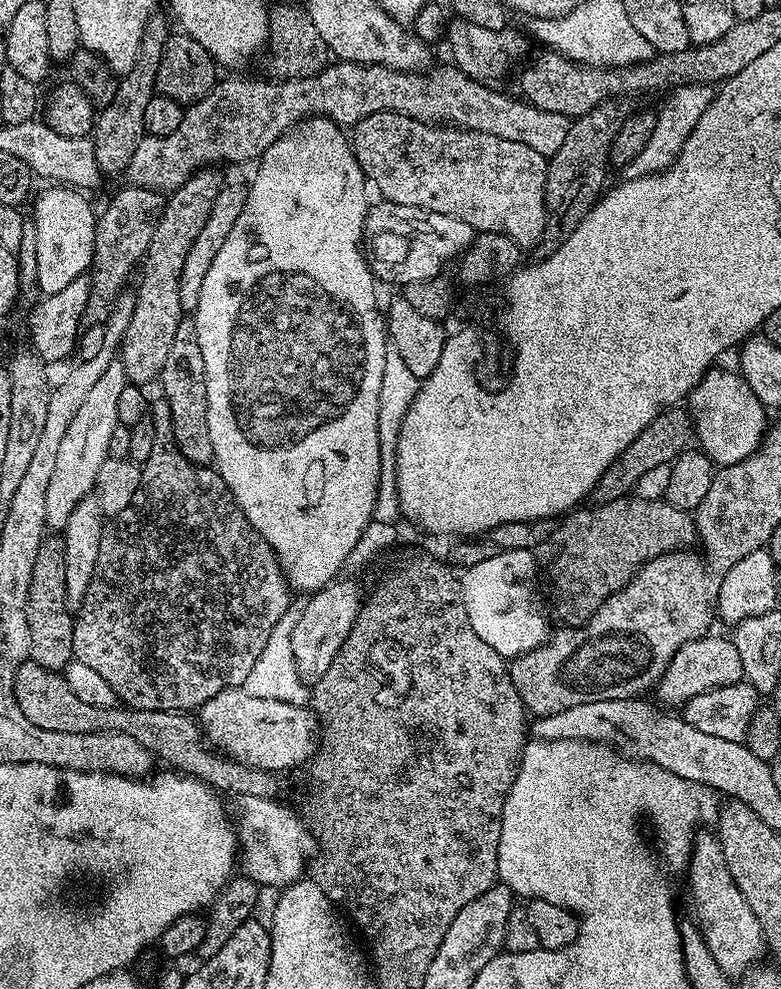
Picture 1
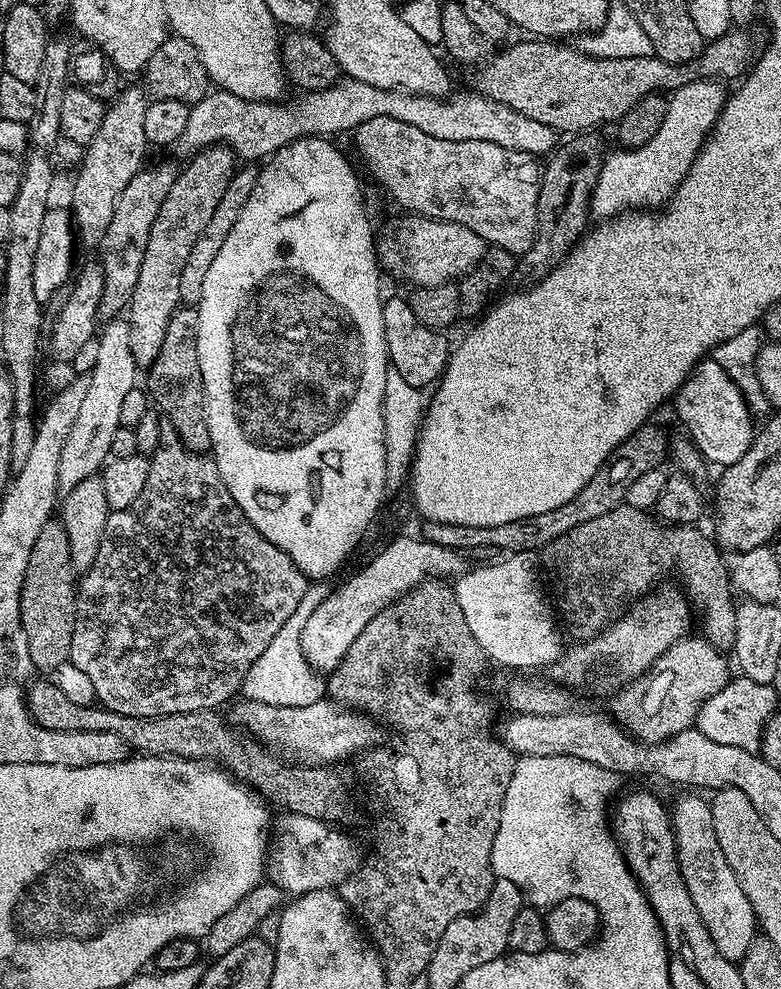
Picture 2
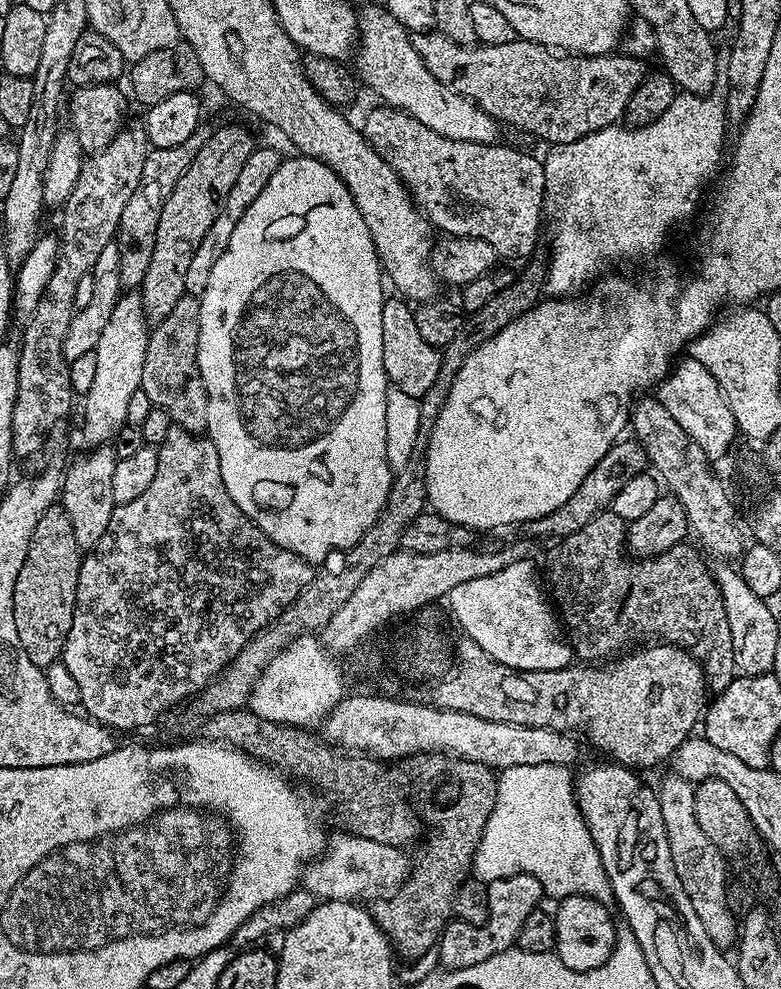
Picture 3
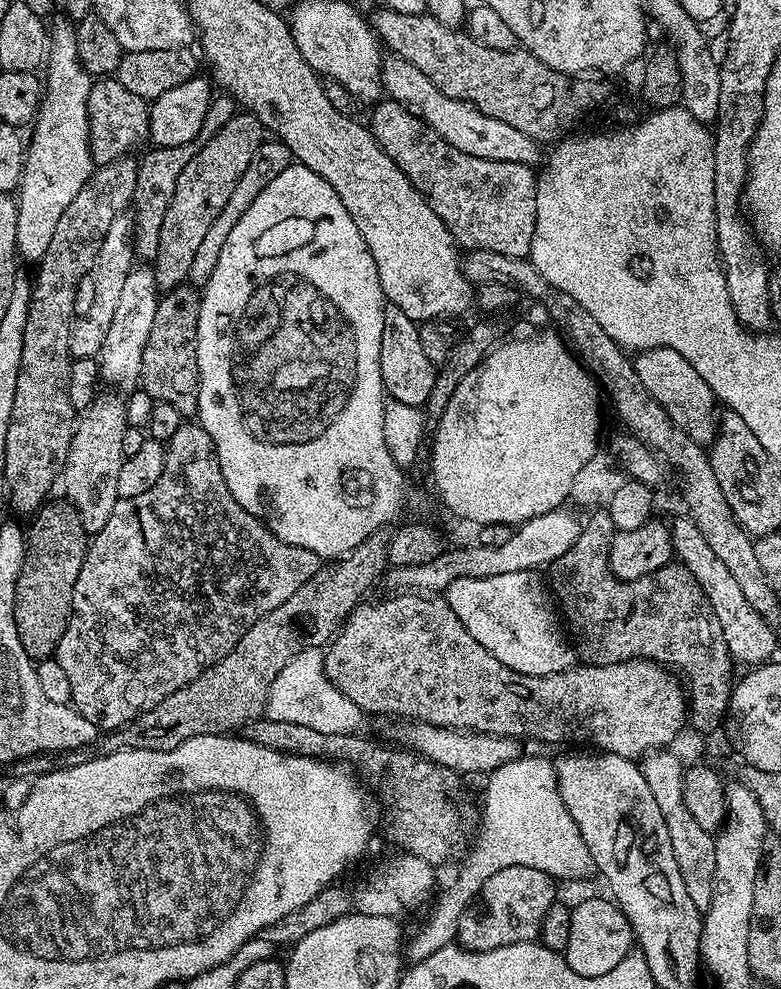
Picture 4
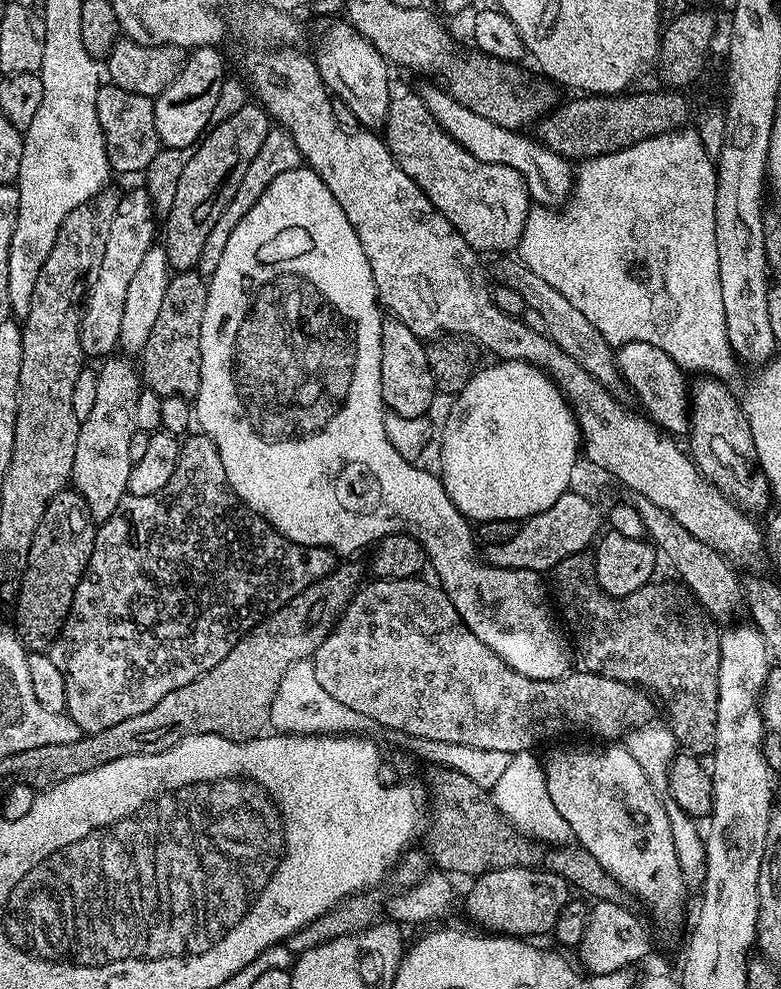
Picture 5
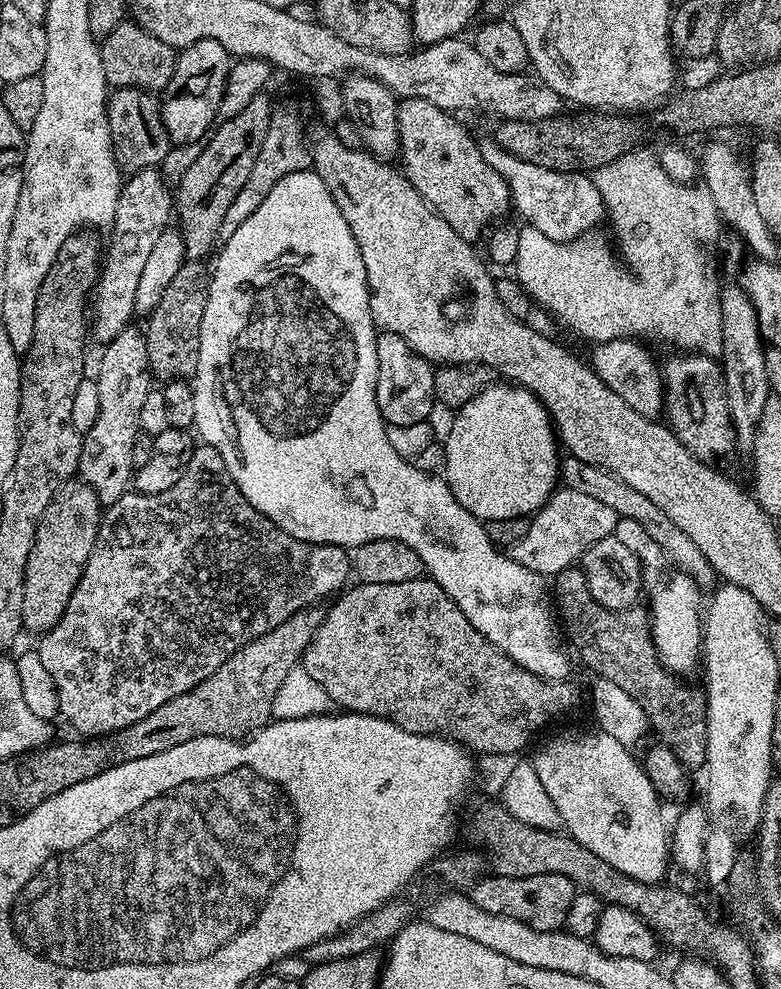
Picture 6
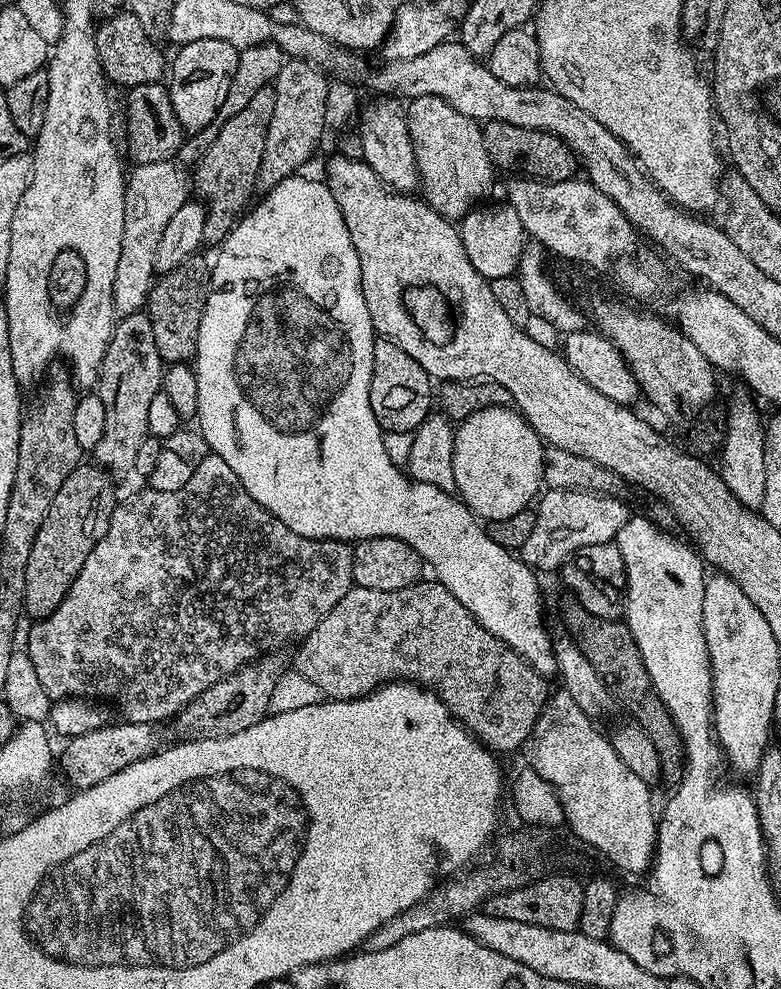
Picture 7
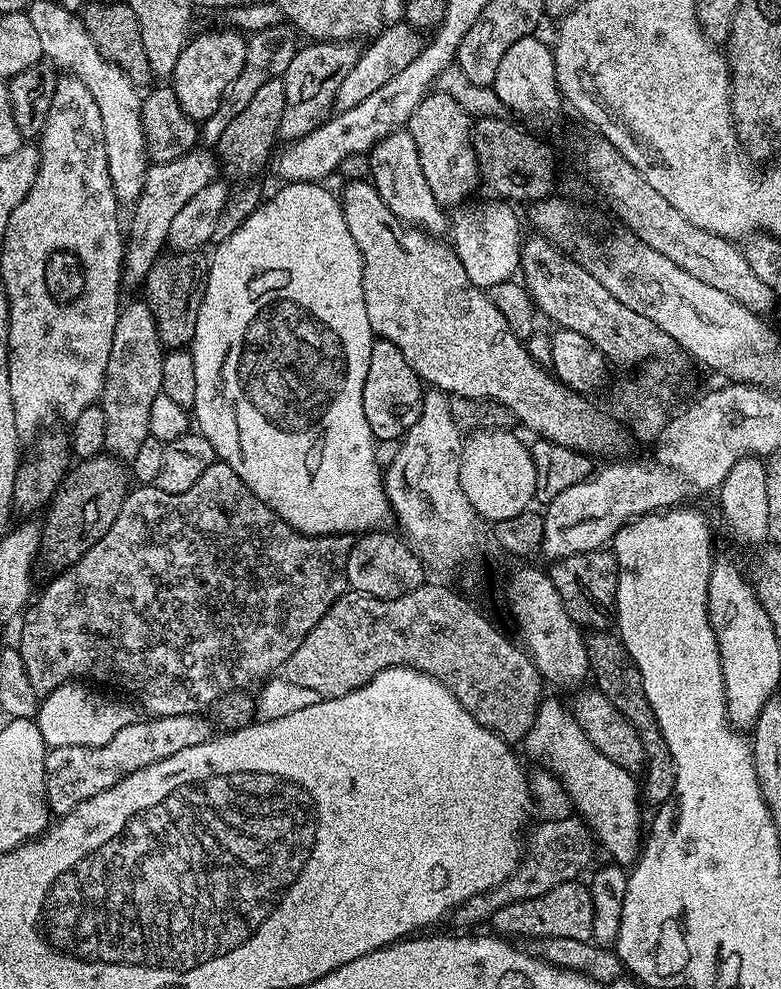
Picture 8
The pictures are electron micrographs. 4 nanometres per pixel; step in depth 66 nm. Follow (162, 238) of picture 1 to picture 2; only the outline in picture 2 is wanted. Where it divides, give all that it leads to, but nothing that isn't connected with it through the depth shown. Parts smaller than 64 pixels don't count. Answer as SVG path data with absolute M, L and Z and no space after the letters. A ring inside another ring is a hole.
M227 146L206 148L185 164L188 165L179 169L176 181L170 186L156 221L150 227L150 240L143 255L138 282L126 309L130 350L140 370L151 368L162 350L162 340L166 338L170 318L174 318L177 308L181 307L182 269L190 258L190 250L194 250L198 234L206 230L206 222L214 218L214 210L218 202L222 202L226 186L230 186L238 171L238 157Z

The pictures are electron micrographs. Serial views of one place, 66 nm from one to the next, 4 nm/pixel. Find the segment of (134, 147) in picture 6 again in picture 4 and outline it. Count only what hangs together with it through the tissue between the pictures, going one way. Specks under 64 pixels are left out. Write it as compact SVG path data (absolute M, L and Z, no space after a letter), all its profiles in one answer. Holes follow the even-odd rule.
M100 78L93 83L88 99L88 141L97 165L127 157L135 144L149 139L149 107L149 101L138 98L138 94L130 94L115 78Z

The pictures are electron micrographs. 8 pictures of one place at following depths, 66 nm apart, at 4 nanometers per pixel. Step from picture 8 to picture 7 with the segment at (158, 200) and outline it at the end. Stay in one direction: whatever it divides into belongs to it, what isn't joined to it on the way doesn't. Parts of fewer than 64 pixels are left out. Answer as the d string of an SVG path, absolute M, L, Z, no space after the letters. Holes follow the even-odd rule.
M173 161L150 162L149 164L138 164L131 169L127 175L124 186L124 225L122 226L122 255L118 258L118 271L114 274L114 306L117 317L129 316L141 311L148 303L148 293L152 290L156 263L154 258L158 255L158 242L166 231L166 225L170 218L182 210L182 206L189 203L194 192L194 184L183 172L183 167L177 166Z

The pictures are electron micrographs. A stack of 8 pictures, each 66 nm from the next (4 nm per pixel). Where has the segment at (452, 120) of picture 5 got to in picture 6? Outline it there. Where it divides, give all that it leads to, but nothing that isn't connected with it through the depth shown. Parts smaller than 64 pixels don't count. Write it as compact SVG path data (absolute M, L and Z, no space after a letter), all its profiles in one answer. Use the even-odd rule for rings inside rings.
M492 138L481 139L479 146L482 158L486 158L487 164L494 166L494 170L498 170L498 174L502 174L508 184L512 208L520 211L525 225L542 230L546 238L557 240L559 244L575 242L587 237L587 232L595 224L605 223L604 199L591 175L583 172L559 172L546 166L538 166L534 162L519 160Z

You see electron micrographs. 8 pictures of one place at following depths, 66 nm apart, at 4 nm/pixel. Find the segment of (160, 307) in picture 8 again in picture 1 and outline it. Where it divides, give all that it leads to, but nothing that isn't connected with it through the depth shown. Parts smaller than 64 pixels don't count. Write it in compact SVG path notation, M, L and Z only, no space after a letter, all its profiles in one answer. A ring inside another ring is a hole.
M192 318L181 319L178 334L170 345L170 355L166 366L162 366L158 385L162 398L170 406L170 418L174 422L174 442L191 464L211 465L214 461L214 445L210 443L210 425L206 422L206 366L202 362L202 346L198 346L196 321Z

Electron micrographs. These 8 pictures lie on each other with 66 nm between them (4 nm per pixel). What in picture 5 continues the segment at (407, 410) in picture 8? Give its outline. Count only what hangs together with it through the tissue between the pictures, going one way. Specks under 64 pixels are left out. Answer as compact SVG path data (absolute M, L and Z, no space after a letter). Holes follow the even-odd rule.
M385 319L382 326L382 398L385 409L402 418L428 416L432 399L437 396L436 378L430 370L425 341L402 321Z

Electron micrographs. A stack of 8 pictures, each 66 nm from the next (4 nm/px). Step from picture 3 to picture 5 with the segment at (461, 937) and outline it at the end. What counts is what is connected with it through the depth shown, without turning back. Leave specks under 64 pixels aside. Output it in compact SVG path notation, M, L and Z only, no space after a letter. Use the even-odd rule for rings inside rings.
M491 868L471 881L472 889L464 900L464 908L468 916L476 924L489 928L489 933L503 934L508 938L527 938L526 936L548 936L552 927L558 922L558 914L568 905L570 885L562 876L545 870L534 868Z

